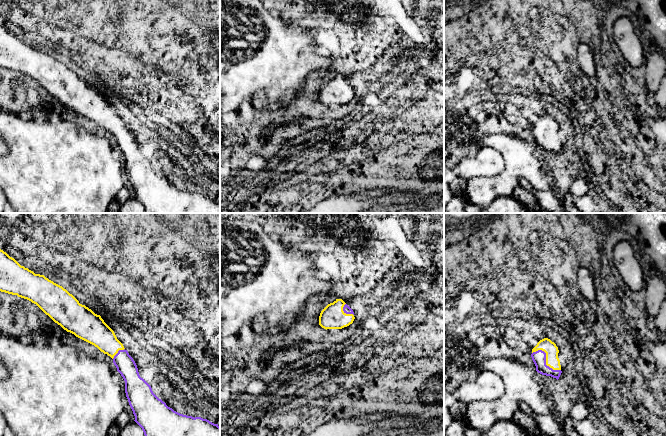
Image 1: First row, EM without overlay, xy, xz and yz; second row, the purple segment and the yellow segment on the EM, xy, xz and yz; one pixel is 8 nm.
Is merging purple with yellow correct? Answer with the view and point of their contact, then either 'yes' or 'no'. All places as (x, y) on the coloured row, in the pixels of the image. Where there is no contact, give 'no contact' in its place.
meets purple in yz at (545, 359); yes

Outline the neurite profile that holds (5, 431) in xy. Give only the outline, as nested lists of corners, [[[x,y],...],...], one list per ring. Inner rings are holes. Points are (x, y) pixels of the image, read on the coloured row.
[[[0,413],[0,437],[16,437]]]

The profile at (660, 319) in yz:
[[[666,299],[662,302],[658,314],[654,317],[656,329],[662,337],[666,337]]]

